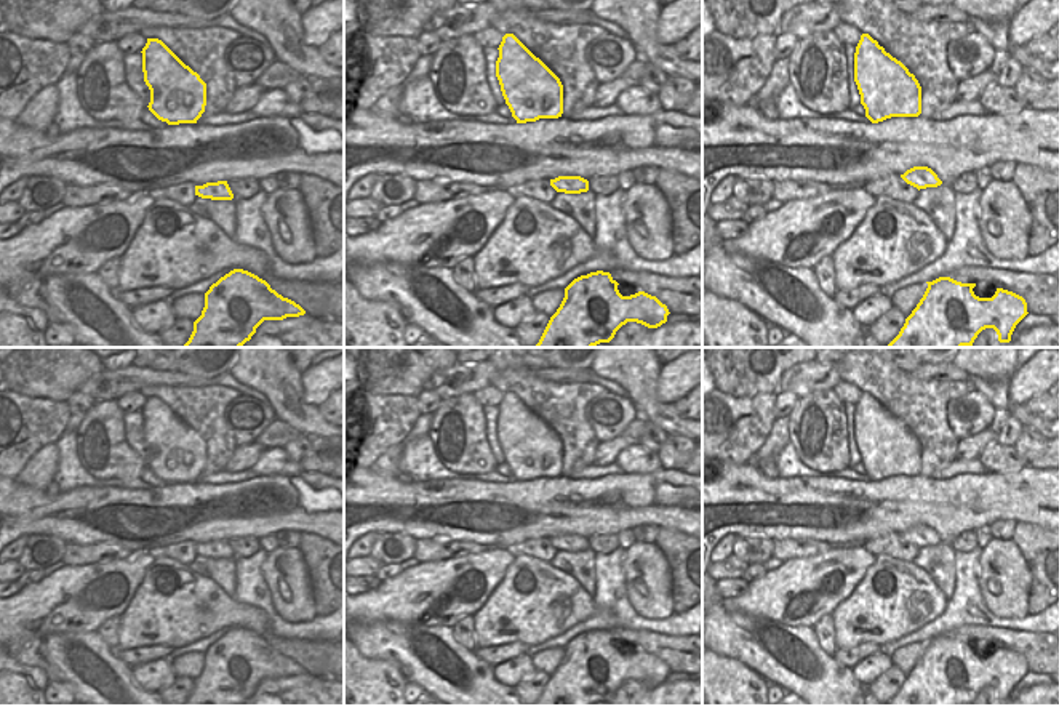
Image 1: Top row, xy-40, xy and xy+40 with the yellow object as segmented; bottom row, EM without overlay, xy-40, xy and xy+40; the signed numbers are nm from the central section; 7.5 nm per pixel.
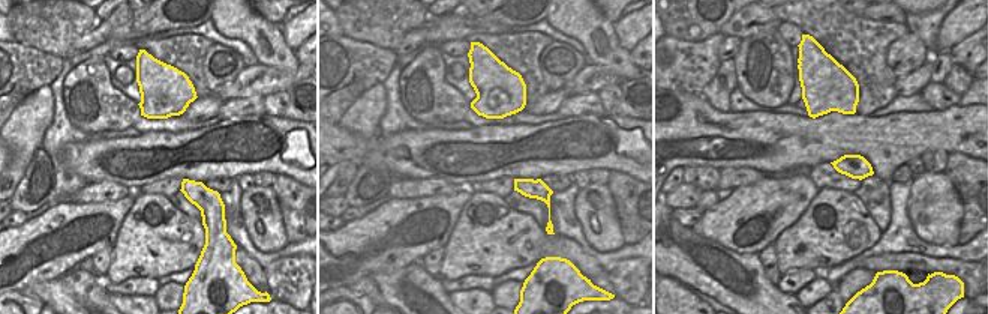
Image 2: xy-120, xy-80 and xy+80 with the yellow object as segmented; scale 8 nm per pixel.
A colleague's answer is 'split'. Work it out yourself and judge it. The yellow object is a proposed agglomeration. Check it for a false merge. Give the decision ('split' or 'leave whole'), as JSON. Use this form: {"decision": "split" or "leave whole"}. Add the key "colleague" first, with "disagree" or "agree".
{"colleague": "disagree", "decision": "leave whole"}

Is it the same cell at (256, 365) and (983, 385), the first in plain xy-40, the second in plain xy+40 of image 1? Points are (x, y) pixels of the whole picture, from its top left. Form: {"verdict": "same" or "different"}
{"verdict": "different"}

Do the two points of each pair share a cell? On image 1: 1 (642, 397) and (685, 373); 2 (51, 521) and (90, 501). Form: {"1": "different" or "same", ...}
{"1": "different", "2": "same"}

